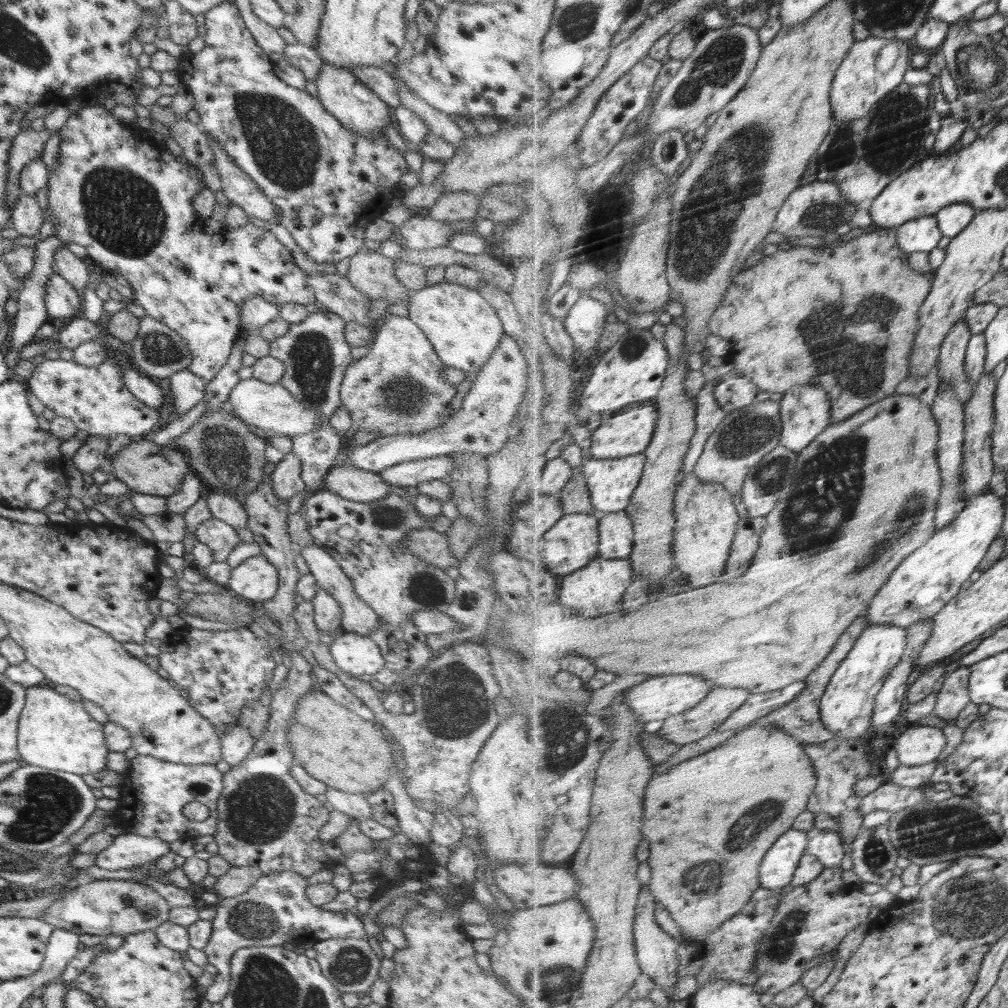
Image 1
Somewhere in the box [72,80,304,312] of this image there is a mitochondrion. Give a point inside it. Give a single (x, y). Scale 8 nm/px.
(123, 212)

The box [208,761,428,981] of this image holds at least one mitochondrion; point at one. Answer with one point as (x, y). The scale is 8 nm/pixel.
(260, 810)

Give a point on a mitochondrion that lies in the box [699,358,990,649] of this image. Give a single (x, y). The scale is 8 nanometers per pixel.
(826, 498)

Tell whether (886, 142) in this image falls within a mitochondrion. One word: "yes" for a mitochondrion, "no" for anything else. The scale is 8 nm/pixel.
yes

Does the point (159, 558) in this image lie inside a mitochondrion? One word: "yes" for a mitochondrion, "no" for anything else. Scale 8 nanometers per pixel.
no

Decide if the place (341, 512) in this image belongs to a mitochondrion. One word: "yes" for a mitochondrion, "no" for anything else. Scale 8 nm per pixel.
no

